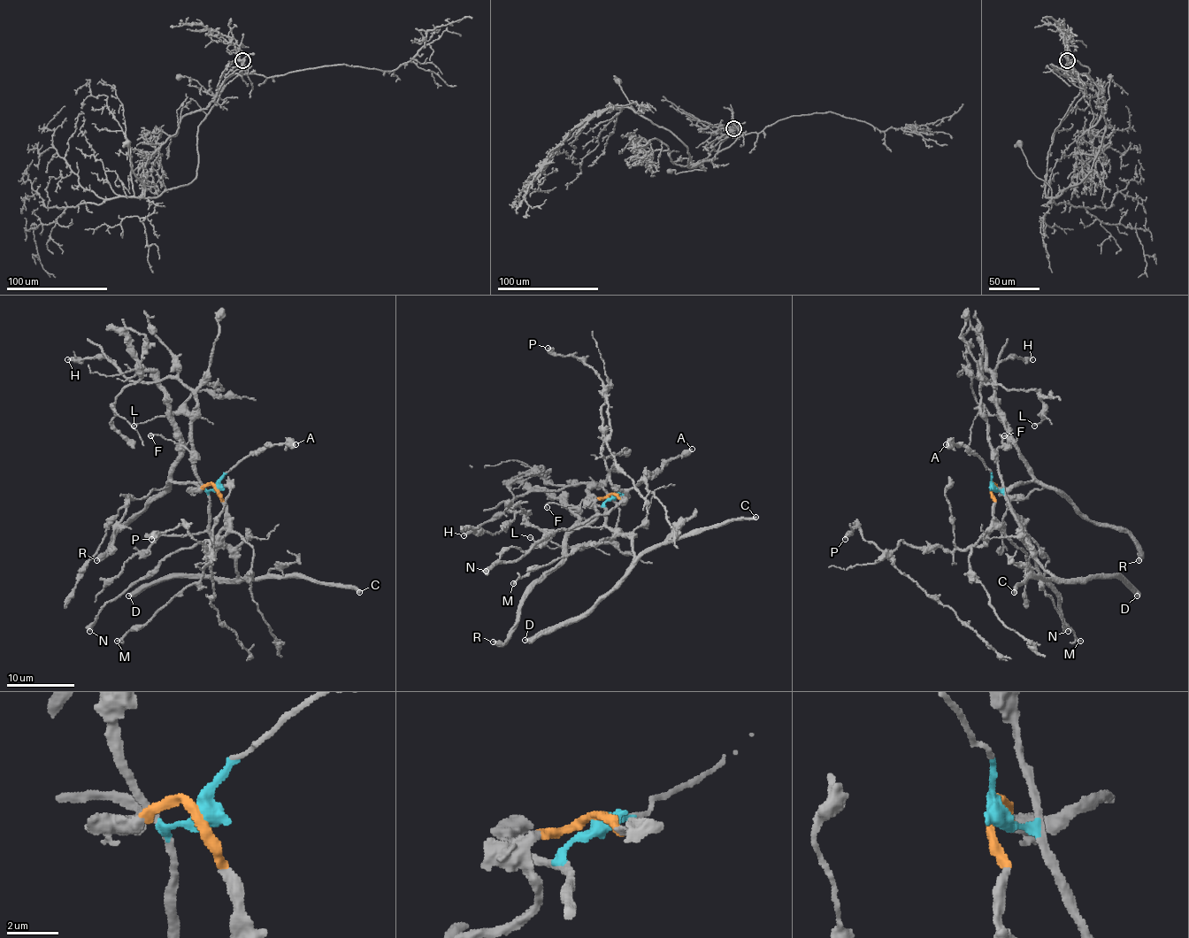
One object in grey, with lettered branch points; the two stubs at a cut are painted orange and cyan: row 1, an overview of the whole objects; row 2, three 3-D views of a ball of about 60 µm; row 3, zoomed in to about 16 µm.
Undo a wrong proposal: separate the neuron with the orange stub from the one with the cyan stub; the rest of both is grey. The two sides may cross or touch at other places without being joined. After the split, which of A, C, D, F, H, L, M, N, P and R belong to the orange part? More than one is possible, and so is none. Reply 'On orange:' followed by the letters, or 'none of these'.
On orange: N, P, R

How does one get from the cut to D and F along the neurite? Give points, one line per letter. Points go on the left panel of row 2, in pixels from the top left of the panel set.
D: (216, 487), (208, 494), (210, 529), (234, 562), (236, 577), (162, 579), (128, 595)
F: (216, 487), (208, 490), (204, 487), (195, 472), (194, 455), (187, 448), (158, 434), (150, 434)

